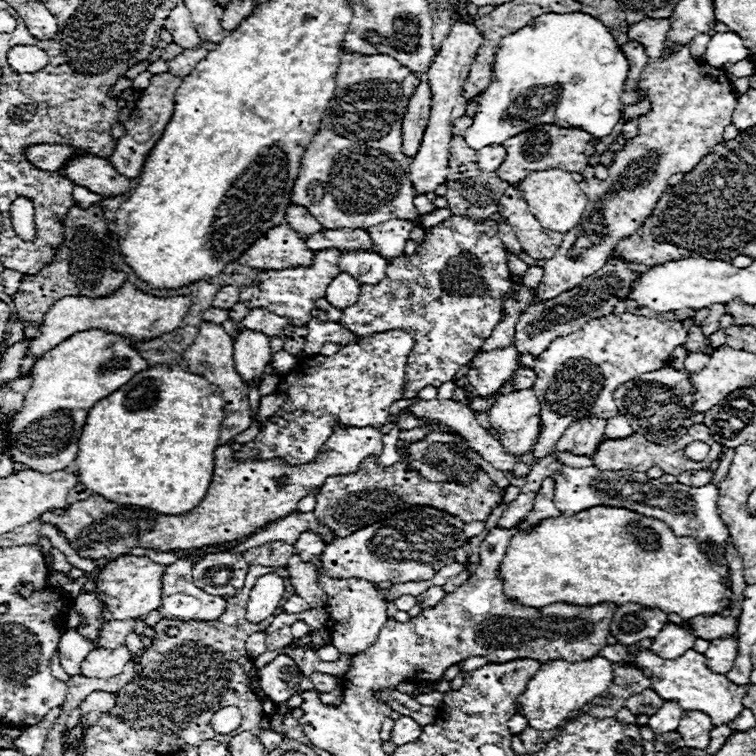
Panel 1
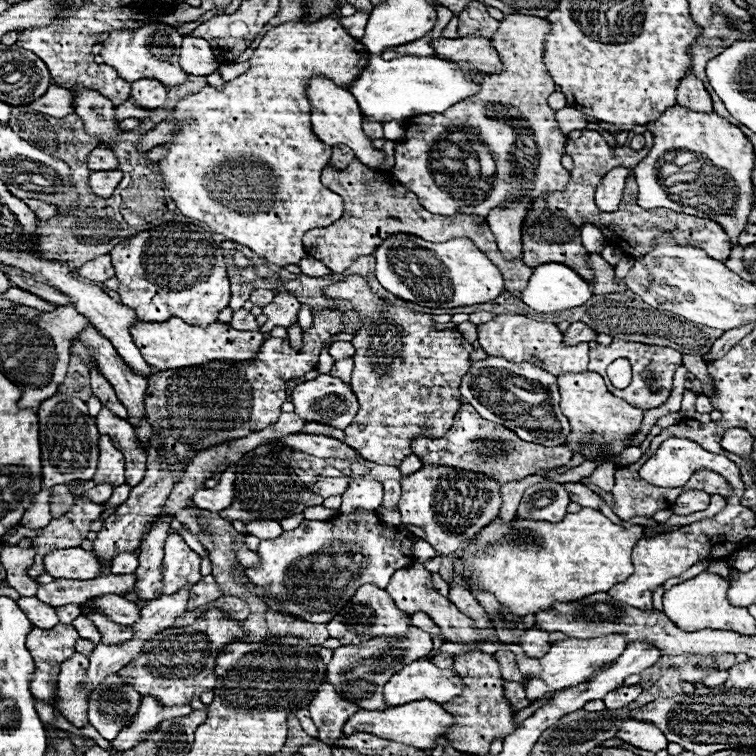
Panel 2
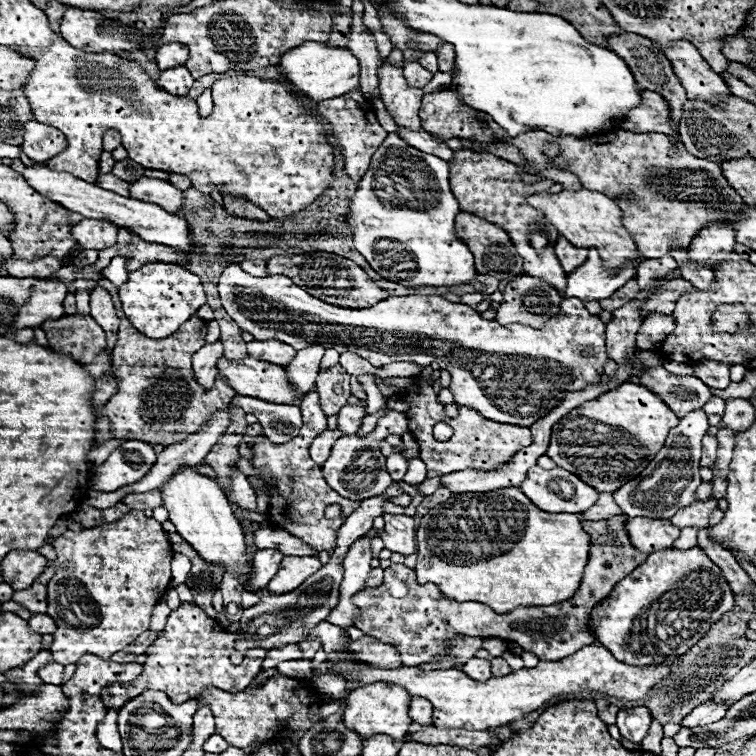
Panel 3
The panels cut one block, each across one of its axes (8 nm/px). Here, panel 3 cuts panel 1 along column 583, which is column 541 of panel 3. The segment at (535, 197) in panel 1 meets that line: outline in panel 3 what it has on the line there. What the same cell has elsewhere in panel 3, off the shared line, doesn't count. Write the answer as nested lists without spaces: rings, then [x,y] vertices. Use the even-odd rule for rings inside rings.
[[[586,188],[562,190],[558,194],[538,192],[538,194],[530,194],[526,198],[526,202],[530,206],[534,206],[536,210],[542,210],[546,222],[550,222],[558,230],[558,234],[564,236],[574,246],[596,248],[600,252],[606,268],[620,268],[626,258],[630,258],[634,262],[634,266],[638,266],[642,262],[640,252],[636,250],[630,234],[626,232],[626,228],[620,222],[622,210],[618,210],[618,204],[614,200],[610,200],[606,194],[600,194],[594,190],[590,192]]]

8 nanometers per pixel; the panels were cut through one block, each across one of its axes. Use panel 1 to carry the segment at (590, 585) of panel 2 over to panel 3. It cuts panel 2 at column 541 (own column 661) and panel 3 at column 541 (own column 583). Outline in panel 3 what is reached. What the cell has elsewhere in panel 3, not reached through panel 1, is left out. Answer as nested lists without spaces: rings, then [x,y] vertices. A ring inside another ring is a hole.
[[[502,488],[482,494],[456,494],[442,502],[448,508],[432,508],[416,530],[418,562],[416,582],[432,582],[454,602],[480,602],[498,614],[518,606],[548,606],[568,600],[580,584],[588,562],[590,536],[582,530],[578,514],[546,514],[538,510],[518,488]]]

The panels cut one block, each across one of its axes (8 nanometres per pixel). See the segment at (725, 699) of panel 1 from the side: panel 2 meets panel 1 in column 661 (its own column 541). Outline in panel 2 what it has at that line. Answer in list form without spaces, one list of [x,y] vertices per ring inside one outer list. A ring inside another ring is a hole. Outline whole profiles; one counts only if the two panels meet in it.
[[[606,634],[606,636],[598,636],[598,638],[584,638],[584,640],[582,638],[566,638],[566,640],[554,642],[542,658],[526,658],[526,654],[522,654],[522,648],[517,644],[487,642],[480,644],[479,648],[483,652],[494,654],[497,652],[497,646],[508,645],[508,650],[516,654],[520,672],[528,676],[528,682],[524,682],[528,698],[536,700],[546,694],[588,682],[596,670],[600,670],[602,666],[606,666],[610,662],[616,662],[622,656],[626,644],[628,644],[628,640],[624,638],[624,634]]]

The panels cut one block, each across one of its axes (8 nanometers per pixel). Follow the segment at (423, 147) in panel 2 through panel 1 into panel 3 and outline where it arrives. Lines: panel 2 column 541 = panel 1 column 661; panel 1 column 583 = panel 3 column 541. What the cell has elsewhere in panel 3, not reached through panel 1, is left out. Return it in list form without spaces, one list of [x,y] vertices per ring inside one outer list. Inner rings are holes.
[[[456,150],[452,160],[448,160],[448,164],[450,164],[450,188],[460,204],[460,210],[482,216],[488,222],[502,226],[508,232],[510,240],[514,242],[518,254],[524,258],[524,274],[530,274],[532,278],[540,278],[542,282],[554,286],[560,294],[564,294],[566,272],[562,270],[554,254],[554,242],[558,240],[558,232],[554,230],[554,226],[550,226],[544,220],[540,210],[526,204],[528,194],[544,192],[554,182],[542,180],[536,184],[524,184],[518,176],[516,164],[486,152]]]

